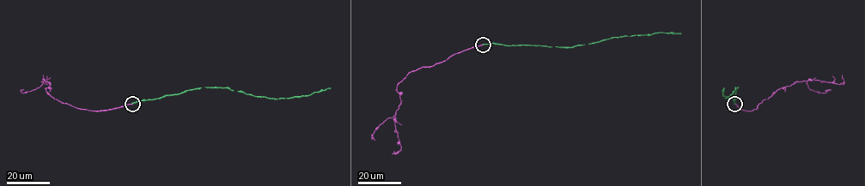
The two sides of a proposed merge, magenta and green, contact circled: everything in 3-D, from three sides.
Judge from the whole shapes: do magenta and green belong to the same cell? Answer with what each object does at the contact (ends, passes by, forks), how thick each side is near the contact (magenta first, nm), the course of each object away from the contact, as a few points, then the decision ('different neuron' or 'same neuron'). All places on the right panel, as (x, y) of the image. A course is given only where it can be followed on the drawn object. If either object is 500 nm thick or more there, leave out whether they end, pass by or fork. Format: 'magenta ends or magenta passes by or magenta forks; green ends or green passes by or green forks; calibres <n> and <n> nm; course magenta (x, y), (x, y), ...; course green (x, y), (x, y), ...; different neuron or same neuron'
magenta ends; green ends; calibres 280 and 320 nm; course magenta (734, 104), (743, 110), (752, 110), (777, 90), (797, 81), (819, 80), (843, 84), (842, 74); course green (734, 104), (737, 87), (726, 98), (722, 95), (724, 87); different neuron

